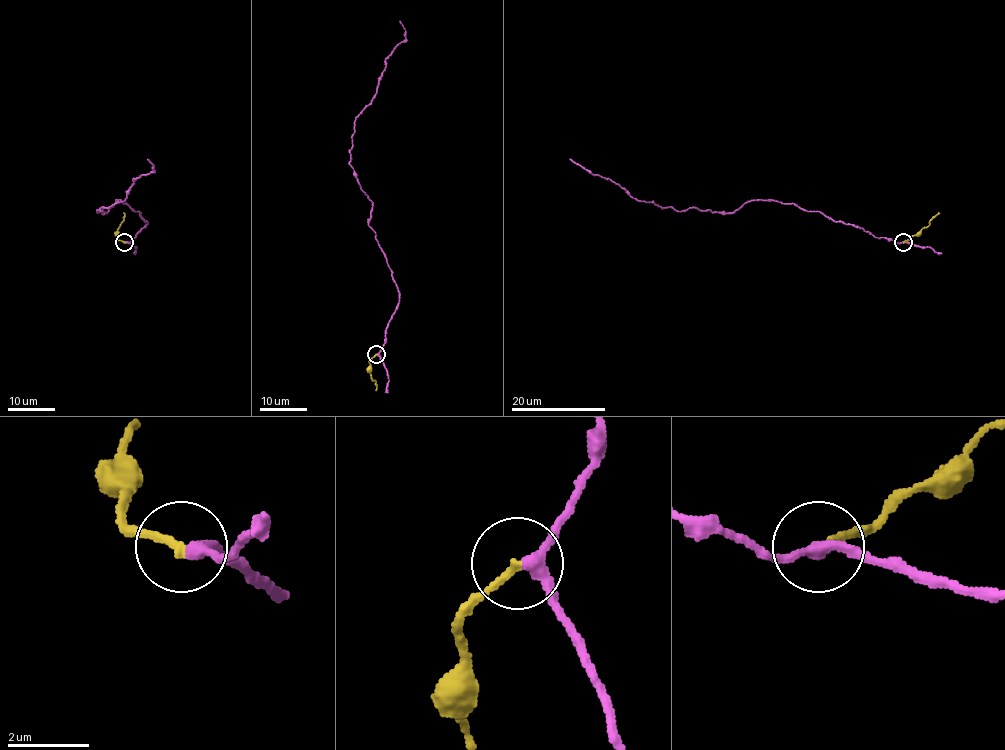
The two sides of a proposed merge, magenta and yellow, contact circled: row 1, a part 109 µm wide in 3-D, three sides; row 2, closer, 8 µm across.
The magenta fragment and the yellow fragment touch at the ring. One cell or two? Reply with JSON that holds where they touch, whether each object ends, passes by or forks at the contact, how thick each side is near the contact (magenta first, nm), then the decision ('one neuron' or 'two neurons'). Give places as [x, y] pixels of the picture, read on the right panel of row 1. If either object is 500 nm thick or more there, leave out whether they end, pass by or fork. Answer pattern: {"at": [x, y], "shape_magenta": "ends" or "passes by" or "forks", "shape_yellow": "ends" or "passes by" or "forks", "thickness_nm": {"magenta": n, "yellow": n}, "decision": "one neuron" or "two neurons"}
{"at": [903, 242], "shape_magenta": "passes by", "shape_yellow": "ends", "thickness_nm": {"magenta": 280, "yellow": 200}, "decision": "two neurons"}

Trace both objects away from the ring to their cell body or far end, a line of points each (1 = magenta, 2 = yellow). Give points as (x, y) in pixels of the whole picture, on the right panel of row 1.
1: (903, 242), (876, 237), (793, 203), (751, 199), (732, 212), (676, 211), (637, 201), (569, 159)
2: (903, 242), (926, 227), (939, 212)

